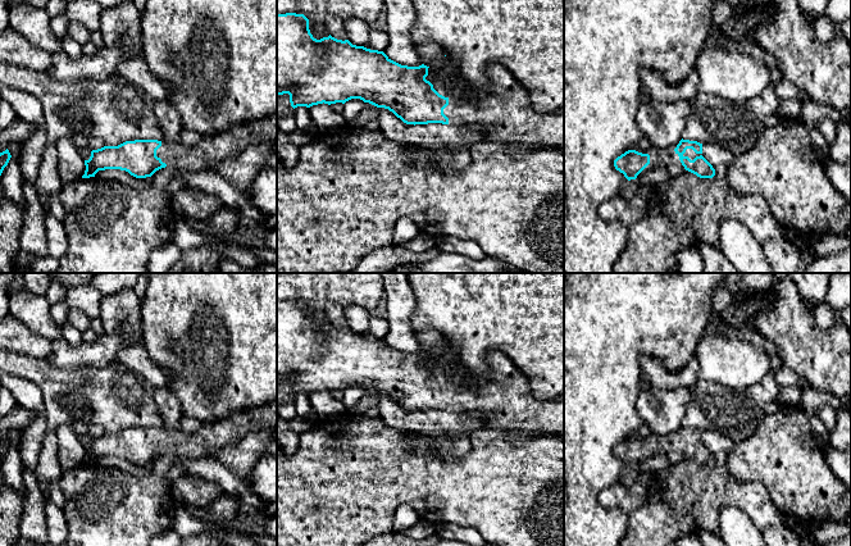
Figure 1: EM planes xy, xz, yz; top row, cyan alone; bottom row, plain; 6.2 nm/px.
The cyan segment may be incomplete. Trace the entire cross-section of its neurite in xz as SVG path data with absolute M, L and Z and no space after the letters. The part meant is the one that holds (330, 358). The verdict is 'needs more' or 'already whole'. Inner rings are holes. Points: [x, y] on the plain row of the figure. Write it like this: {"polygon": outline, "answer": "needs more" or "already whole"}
{"polygon": "M277 301L277 382L288 381L291 393L310 395L318 391L336 391L360 386L377 395L392 399L406 411L442 410L458 415L482 414L484 428L519 432L525 437L564 437L564 396L537 400L531 395L529 379L499 350L486 352L484 379L478 388L463 385L445 385L426 367L427 352L401 352L383 338L352 332L331 322L317 327L304 301Z", "answer": "needs more"}

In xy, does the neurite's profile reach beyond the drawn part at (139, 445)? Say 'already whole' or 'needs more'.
needs more

